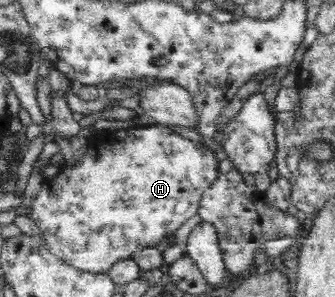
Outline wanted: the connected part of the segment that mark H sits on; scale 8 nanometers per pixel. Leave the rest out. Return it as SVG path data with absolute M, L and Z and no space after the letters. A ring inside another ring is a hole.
M148 125L139 127L133 130L126 130L119 132L117 130L104 130L101 132L94 132L92 136L86 138L88 145L86 146L85 154L75 163L64 163L61 166L59 174L54 179L44 179L42 188L39 190L34 202L30 218L41 229L42 237L47 242L49 251L57 257L61 257L66 263L85 271L86 273L109 273L114 264L125 259L131 259L133 254L143 250L147 247L153 247L161 242L163 238L176 234L177 230L191 218L191 216L198 214L201 198L205 192L217 181L219 178L219 158L215 154L215 148L207 147L205 143L199 142L195 144L193 140L177 134L173 128L165 125Z

